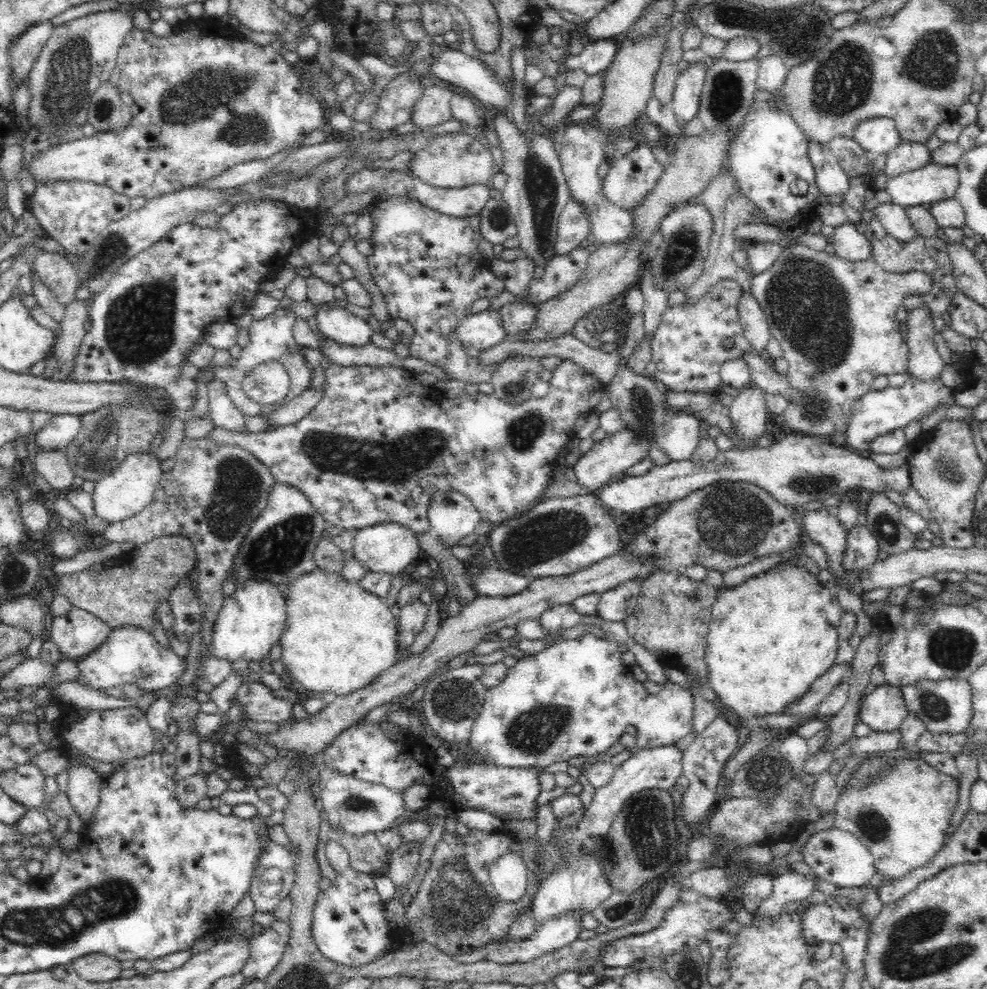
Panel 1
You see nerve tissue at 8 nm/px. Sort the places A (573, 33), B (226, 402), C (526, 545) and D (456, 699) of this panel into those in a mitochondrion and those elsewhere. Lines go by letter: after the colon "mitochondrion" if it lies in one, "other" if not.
A: other
B: other
C: mitochondrion
D: mitochondrion

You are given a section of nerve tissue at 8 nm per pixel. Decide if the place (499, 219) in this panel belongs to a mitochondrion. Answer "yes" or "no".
yes

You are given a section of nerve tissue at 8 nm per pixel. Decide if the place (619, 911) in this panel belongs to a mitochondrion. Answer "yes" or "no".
yes

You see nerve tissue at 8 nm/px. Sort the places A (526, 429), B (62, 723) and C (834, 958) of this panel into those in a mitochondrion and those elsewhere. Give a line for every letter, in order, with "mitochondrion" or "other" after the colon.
A: mitochondrion
B: other
C: other

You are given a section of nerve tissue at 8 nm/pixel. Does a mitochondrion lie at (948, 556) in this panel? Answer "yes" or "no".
no

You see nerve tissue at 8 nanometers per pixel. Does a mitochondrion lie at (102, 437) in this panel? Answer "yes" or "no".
yes

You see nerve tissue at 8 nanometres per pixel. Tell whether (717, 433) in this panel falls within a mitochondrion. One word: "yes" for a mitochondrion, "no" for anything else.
no

